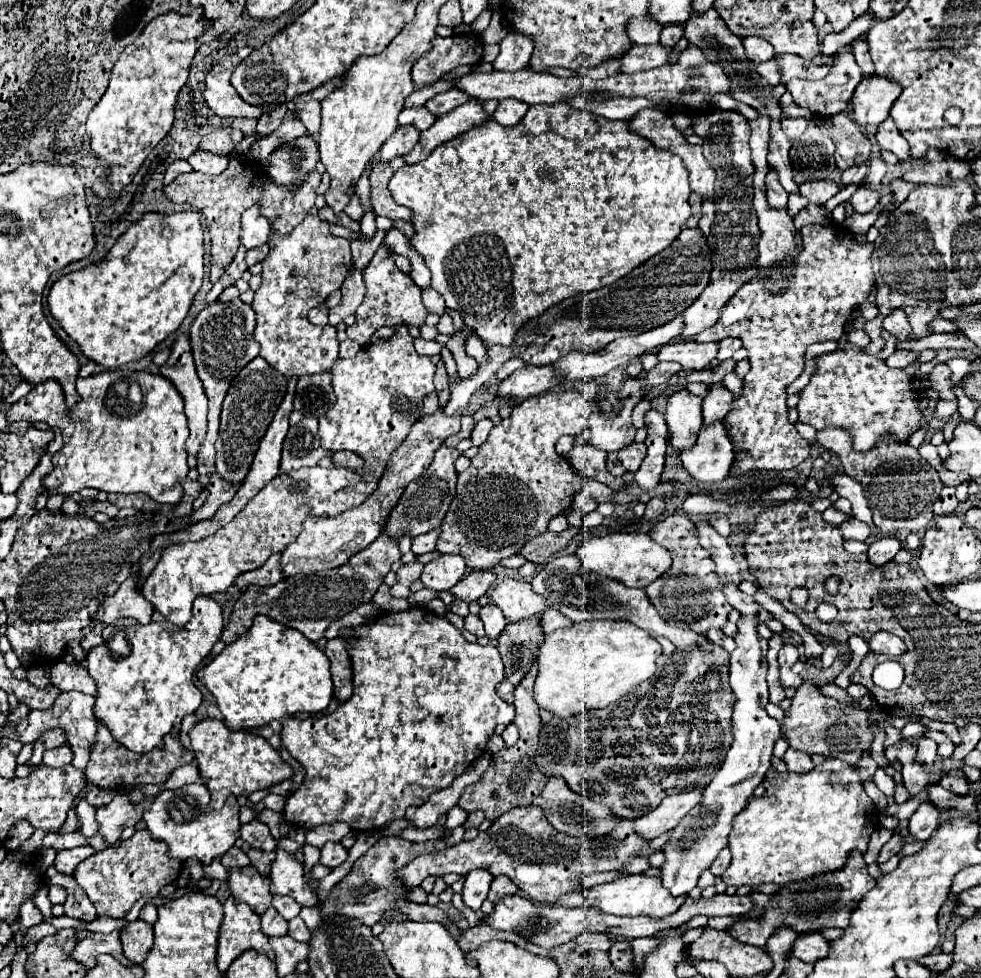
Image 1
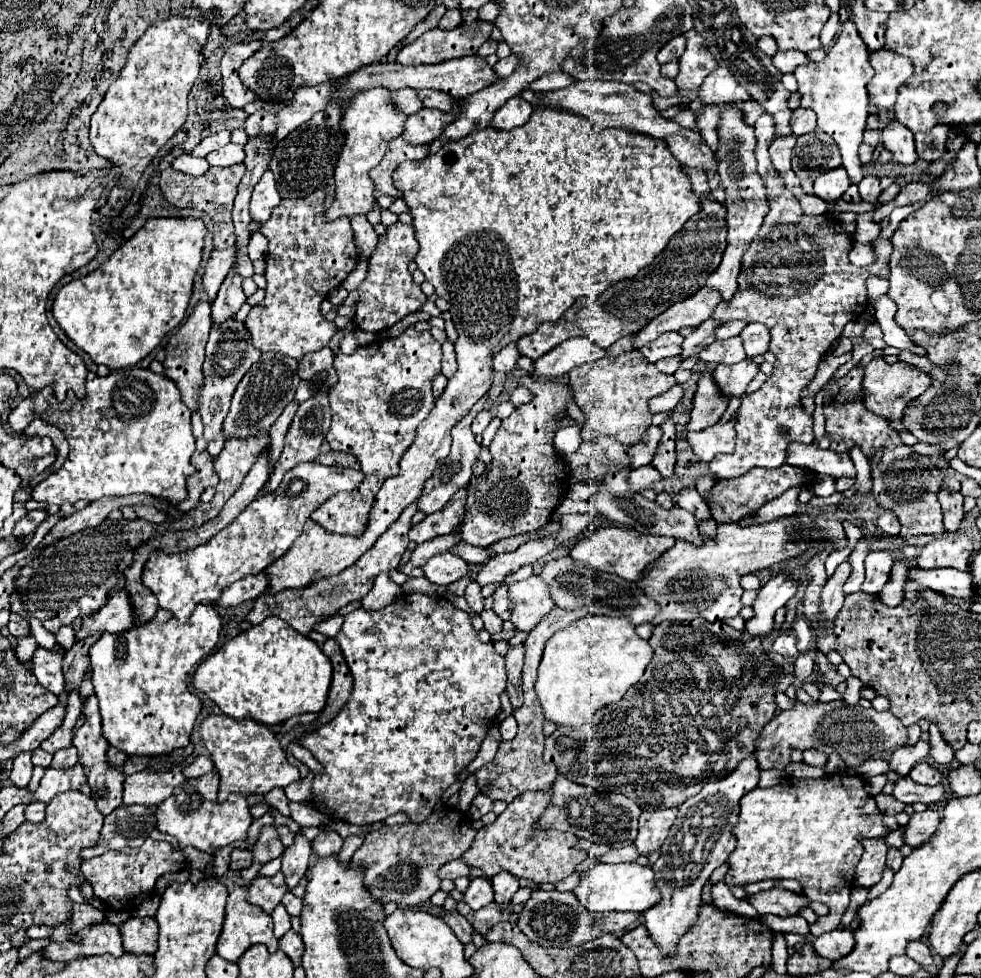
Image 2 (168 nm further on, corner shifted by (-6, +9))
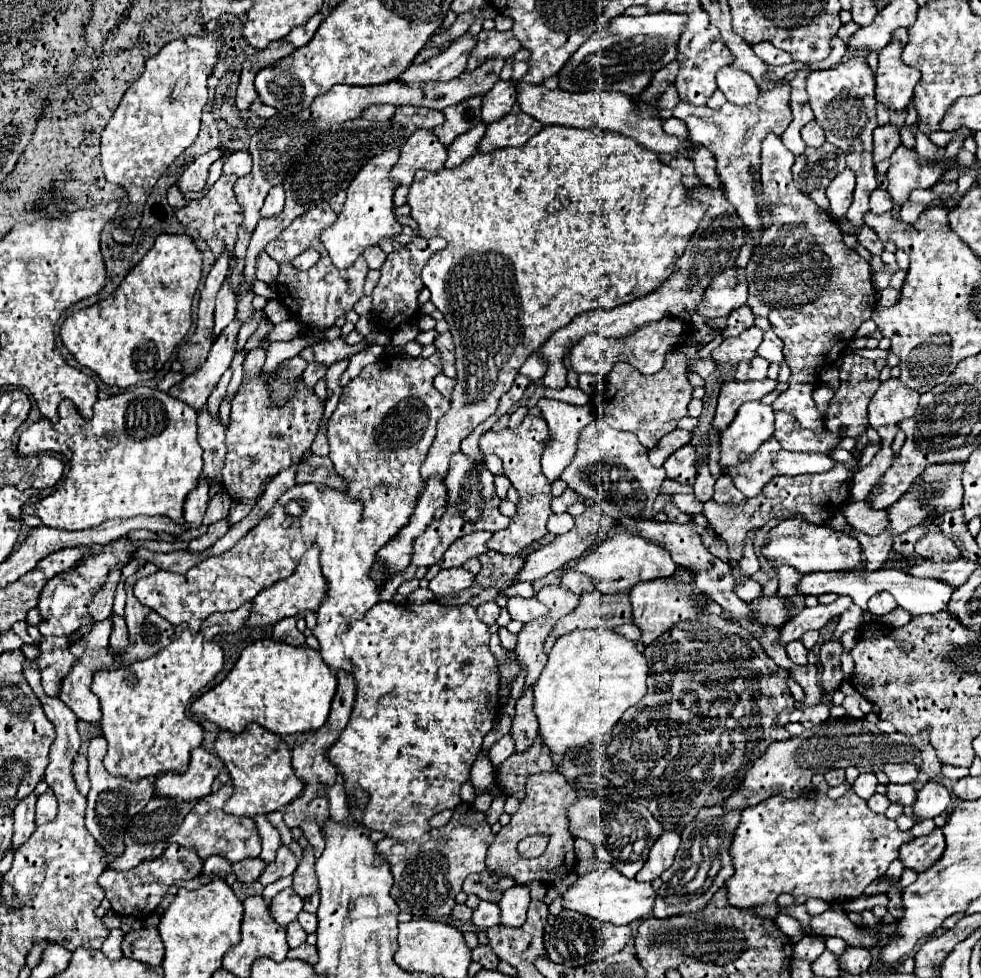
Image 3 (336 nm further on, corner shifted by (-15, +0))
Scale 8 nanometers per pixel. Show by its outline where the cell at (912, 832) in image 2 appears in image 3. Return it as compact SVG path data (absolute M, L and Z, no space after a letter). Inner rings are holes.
M936 827L932 833L914 837L912 841L904 843L900 847L898 859L904 863L904 867L910 867L920 873L932 867L940 859L942 851L944 851L944 835L942 829Z

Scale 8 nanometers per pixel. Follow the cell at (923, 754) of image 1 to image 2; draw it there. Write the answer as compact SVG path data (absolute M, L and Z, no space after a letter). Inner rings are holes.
M927 742L903 746L899 750L893 750L893 754L889 758L889 770L899 774L899 776L907 776L911 772L911 768L915 764L927 760L927 756L929 756L929 744Z

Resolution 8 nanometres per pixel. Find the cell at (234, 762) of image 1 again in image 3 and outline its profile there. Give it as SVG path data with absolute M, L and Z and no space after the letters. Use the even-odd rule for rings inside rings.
M248 723L242 733L220 731L214 743L214 751L224 761L234 785L234 795L224 805L226 813L252 817L258 813L278 811L304 791L304 783L296 779L290 765L288 745L276 733L260 727L258 723Z

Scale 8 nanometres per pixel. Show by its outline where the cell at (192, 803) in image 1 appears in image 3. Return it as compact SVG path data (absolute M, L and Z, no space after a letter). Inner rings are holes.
M226 783L216 793L210 793L206 797L202 797L200 801L196 801L192 811L186 815L184 823L176 831L176 835L172 835L172 841L178 843L180 847L194 849L202 859L206 859L210 855L220 855L220 857L228 859L230 863L238 863L238 861L244 861L250 857L258 857L262 851L262 845L260 845L260 837L258 837L254 819L228 815L222 811L222 805L232 797L232 791L234 791L232 783Z

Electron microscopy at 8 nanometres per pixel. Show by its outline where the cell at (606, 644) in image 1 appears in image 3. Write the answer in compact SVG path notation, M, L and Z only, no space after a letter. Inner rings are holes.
M578 629L578 631L572 631L572 633L562 635L560 639L556 639L552 651L548 653L548 663L546 663L540 679L534 683L534 713L536 713L536 717L538 717L540 735L542 735L544 743L550 747L550 751L562 755L562 753L564 753L566 749L570 749L570 747L584 745L584 743L588 743L588 741L592 741L592 739L596 739L596 737L612 731L612 727L620 721L620 717L624 715L624 711L626 711L628 707L636 705L636 703L646 695L646 679L648 679L648 661L646 661L646 657L644 657L644 653L636 649L636 643L634 643L634 641L618 635L616 631L612 631L612 629Z

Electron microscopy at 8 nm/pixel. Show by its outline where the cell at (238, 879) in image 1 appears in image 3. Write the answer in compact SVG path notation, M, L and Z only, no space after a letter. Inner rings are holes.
M286 887L274 899L270 899L272 917L280 925L288 925L290 921L294 921L296 915L302 911L302 905L304 905L304 901L294 893L292 887Z

